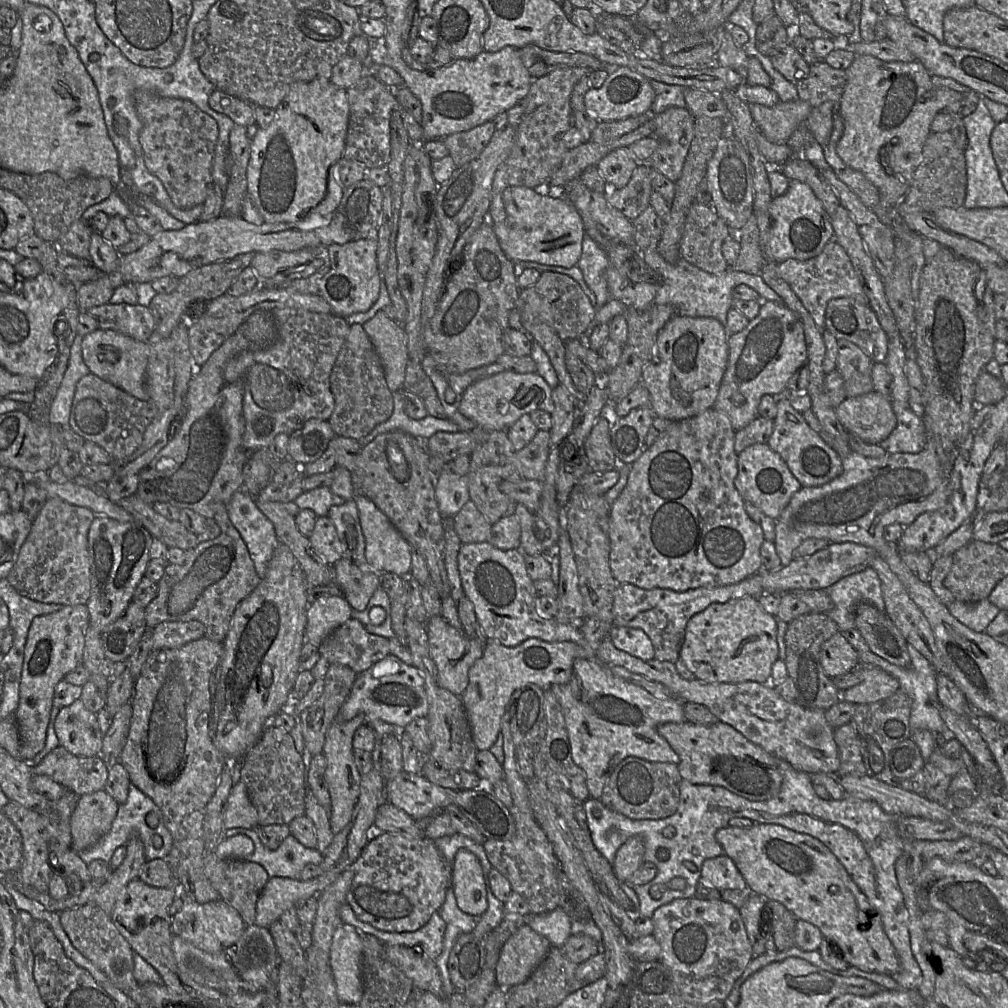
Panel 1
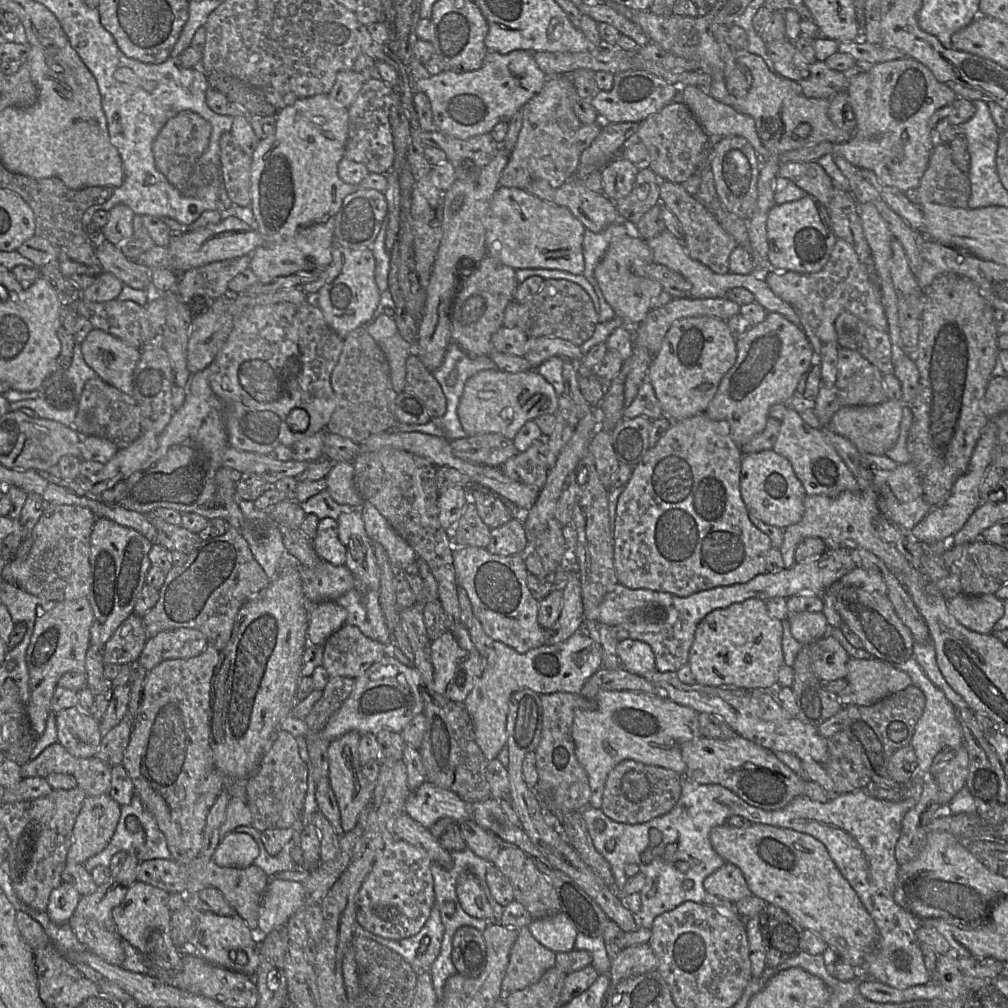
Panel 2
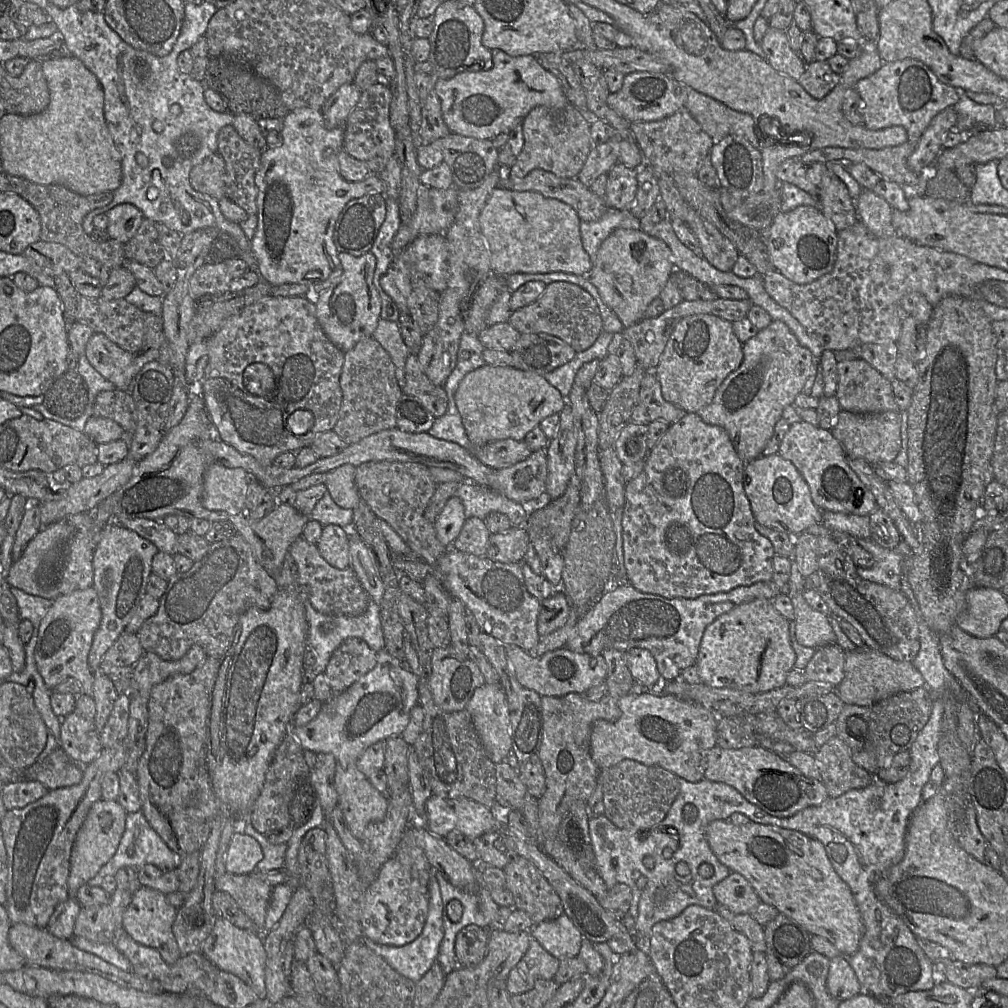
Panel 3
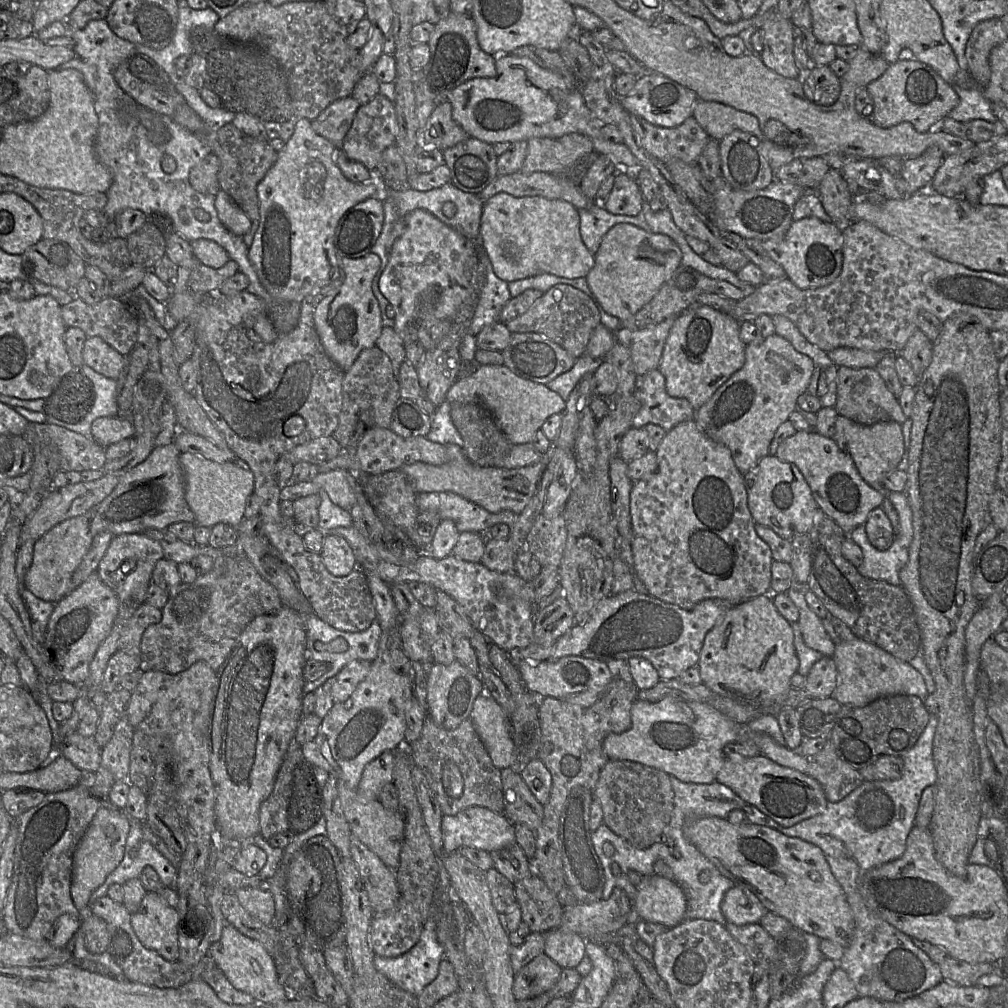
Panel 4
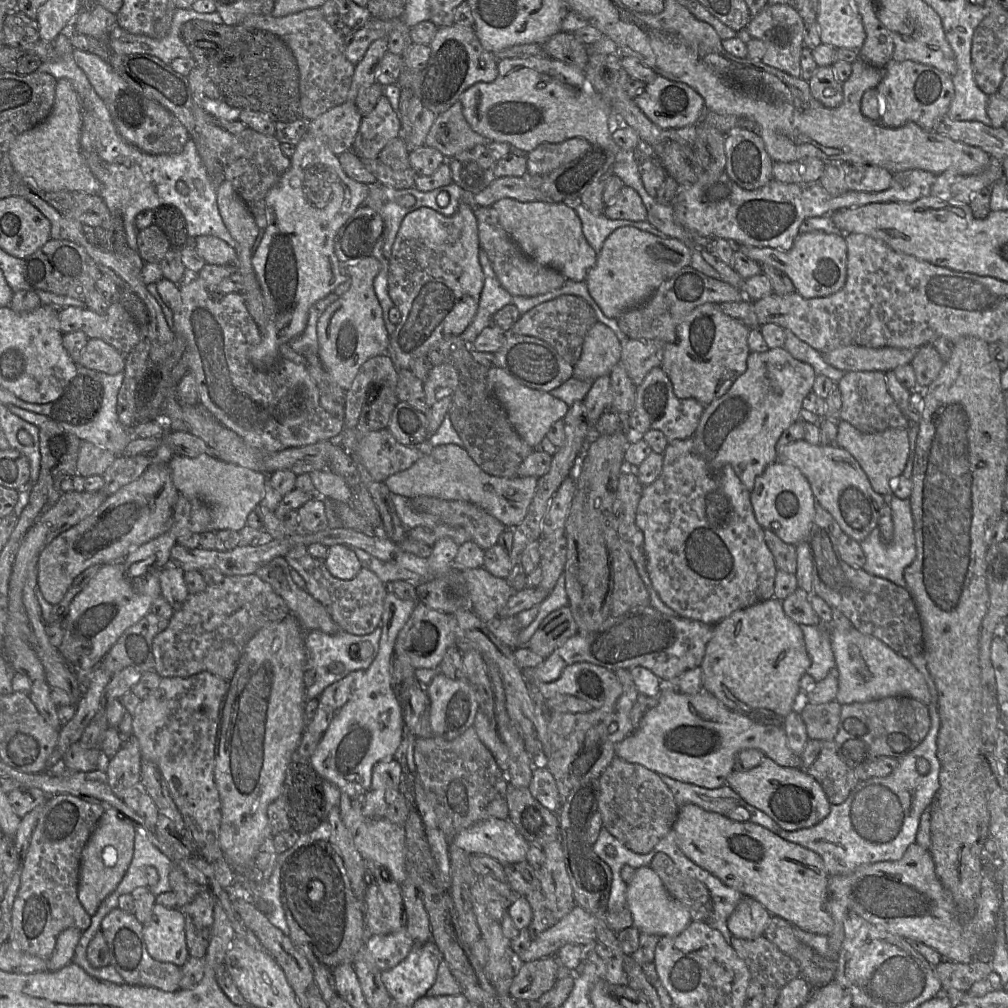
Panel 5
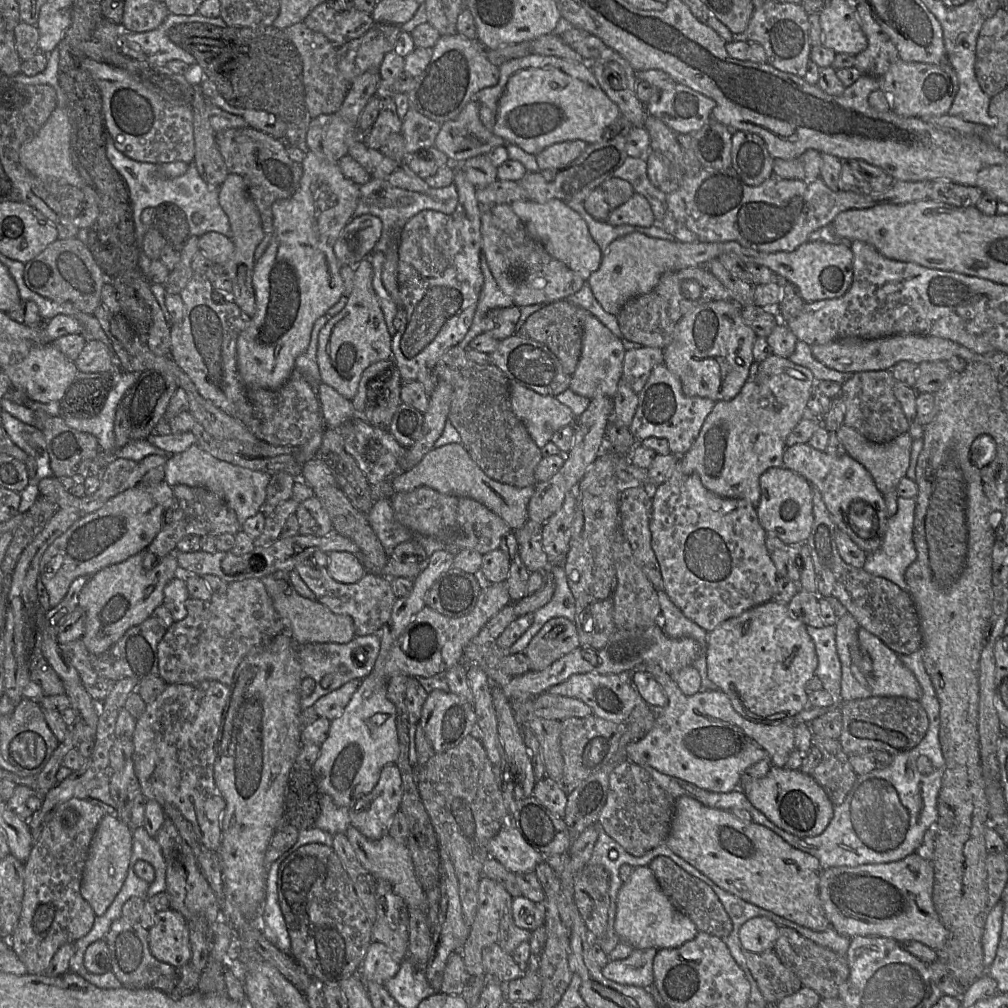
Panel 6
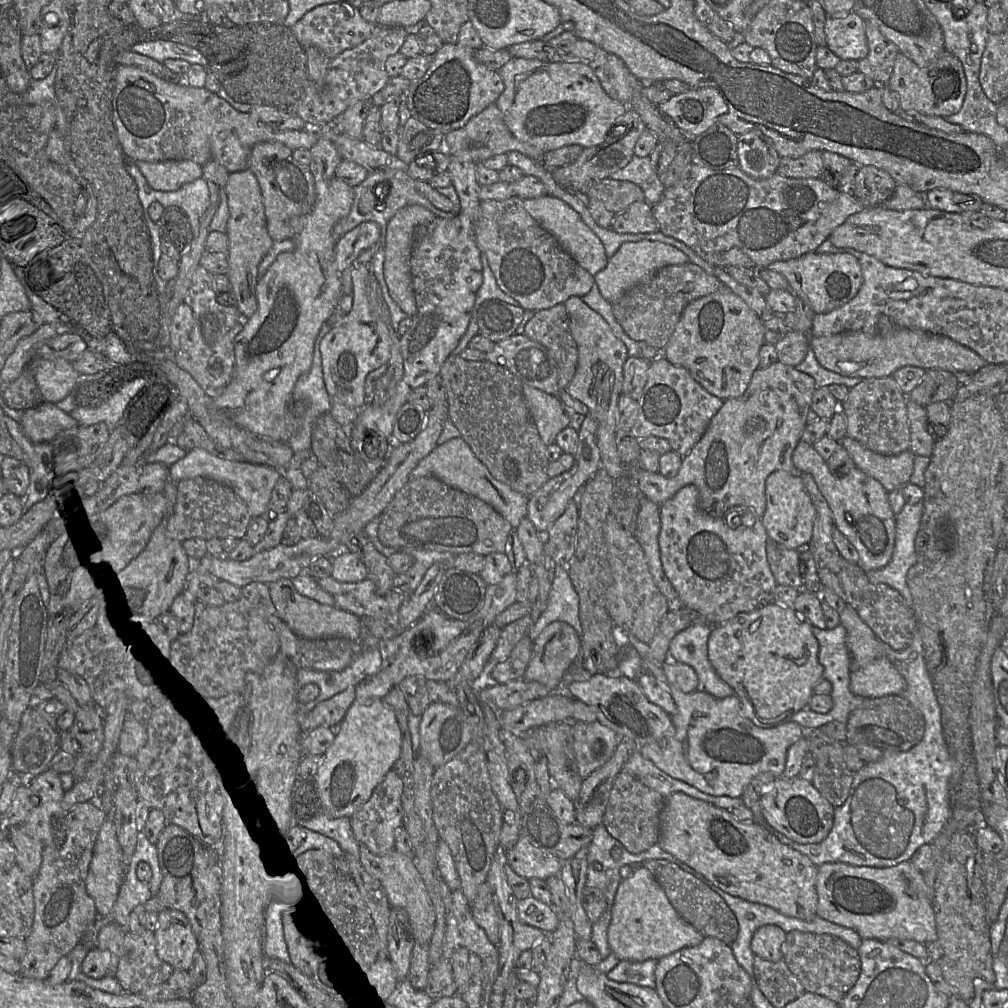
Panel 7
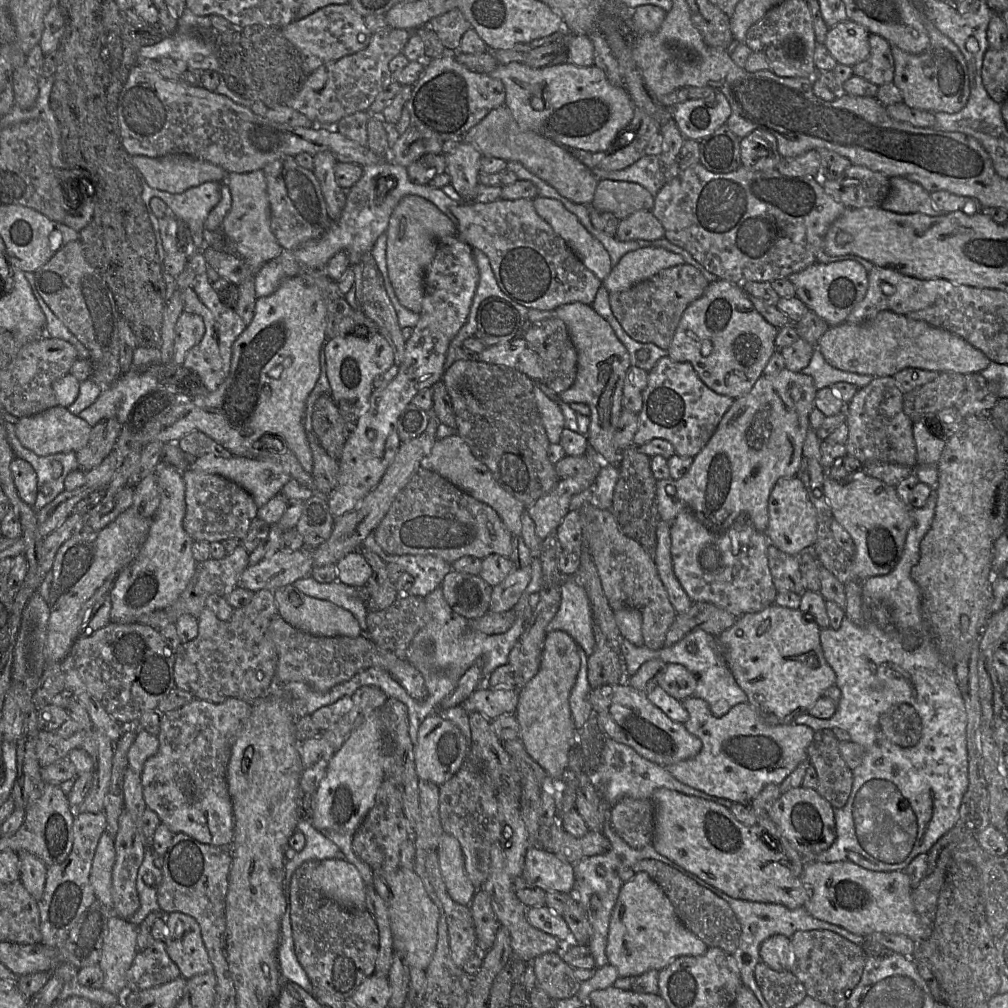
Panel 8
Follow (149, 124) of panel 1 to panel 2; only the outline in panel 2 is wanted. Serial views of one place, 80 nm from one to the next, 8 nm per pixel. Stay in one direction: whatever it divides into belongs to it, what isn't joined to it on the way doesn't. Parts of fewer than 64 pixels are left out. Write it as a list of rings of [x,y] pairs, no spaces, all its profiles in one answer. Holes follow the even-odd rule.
[[[182,110],[166,121],[153,142],[152,149],[157,170],[182,193],[190,188],[190,177],[197,160],[208,146],[211,130],[211,124],[199,114]]]

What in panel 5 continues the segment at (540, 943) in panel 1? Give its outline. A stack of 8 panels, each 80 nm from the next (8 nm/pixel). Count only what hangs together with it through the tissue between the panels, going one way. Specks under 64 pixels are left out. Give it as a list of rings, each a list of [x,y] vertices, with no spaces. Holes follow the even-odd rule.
[[[554,956],[522,963],[513,977],[509,996],[516,1000],[538,1000],[557,981],[558,961]]]

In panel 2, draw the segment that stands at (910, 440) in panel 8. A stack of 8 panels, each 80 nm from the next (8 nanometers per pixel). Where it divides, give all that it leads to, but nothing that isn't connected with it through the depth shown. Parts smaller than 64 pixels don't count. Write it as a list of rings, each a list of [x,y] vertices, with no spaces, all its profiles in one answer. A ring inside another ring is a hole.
[[[838,348],[837,381],[842,406],[867,406],[888,399],[882,372],[859,352]]]

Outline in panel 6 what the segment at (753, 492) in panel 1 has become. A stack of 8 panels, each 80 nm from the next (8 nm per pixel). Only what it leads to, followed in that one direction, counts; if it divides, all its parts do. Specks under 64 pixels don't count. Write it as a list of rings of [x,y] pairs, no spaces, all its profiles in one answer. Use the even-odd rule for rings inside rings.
[[[772,467],[759,480],[761,496],[756,511],[762,527],[788,545],[806,543],[814,521],[812,486],[800,474],[785,468]]]

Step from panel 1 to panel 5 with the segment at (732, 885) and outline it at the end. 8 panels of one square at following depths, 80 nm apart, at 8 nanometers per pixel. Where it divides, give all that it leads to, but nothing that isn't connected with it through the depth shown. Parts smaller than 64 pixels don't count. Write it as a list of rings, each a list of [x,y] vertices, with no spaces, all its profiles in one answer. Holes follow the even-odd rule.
[[[744,897],[727,920],[727,926],[737,938],[755,939],[765,933],[772,914],[759,902]]]

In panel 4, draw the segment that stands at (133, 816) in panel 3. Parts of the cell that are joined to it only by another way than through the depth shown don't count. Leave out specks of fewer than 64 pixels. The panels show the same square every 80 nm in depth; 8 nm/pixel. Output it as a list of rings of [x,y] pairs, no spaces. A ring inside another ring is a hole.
[[[130,820],[130,832],[125,845],[125,855],[118,867],[109,874],[105,883],[93,893],[93,898],[108,895],[112,884],[124,884],[140,877],[145,867],[152,867],[165,887],[174,887],[177,868],[152,844],[144,839],[142,822]]]

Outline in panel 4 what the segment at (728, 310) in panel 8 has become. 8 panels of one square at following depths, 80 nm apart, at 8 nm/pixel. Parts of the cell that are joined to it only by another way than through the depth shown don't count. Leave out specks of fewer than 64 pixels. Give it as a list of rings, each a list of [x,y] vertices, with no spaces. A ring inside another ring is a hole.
[[[695,304],[676,318],[658,368],[665,377],[666,390],[671,397],[688,400],[697,410],[743,367],[746,344],[740,339],[740,323],[703,304]]]

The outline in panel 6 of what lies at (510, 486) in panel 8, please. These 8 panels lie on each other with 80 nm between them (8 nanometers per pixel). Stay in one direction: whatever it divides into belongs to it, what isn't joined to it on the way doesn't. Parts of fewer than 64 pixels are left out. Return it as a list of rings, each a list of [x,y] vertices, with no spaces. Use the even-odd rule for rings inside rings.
[[[455,345],[437,361],[435,371],[439,379],[449,382],[454,389],[449,411],[449,420],[459,432],[462,445],[471,458],[489,477],[523,488],[535,486],[535,470],[543,458],[542,450],[534,442],[525,424],[515,415],[510,399],[510,380],[495,364],[479,364],[467,356],[467,349]]]

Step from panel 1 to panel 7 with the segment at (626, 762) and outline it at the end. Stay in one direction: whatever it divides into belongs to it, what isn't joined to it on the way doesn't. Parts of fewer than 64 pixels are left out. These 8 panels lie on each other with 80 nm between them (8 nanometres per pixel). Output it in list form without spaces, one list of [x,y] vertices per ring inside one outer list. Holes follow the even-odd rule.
[[[621,771],[614,782],[609,803],[603,817],[607,831],[632,854],[639,854],[657,844],[661,832],[661,813],[665,797],[643,784],[626,771]]]

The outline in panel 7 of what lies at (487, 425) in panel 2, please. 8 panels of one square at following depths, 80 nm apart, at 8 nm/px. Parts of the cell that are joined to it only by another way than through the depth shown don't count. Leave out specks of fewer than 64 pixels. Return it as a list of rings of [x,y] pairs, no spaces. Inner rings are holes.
[[[523,385],[523,395],[545,445],[556,442],[557,435],[570,426],[571,418],[558,395]]]

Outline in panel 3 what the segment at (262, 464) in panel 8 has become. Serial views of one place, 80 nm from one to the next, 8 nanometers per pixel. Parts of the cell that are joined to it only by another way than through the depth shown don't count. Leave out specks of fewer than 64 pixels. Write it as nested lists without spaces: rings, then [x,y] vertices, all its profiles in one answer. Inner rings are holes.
[[[211,462],[204,474],[204,491],[202,503],[208,510],[224,511],[237,515],[246,510],[245,493],[251,476],[242,468],[228,468]]]

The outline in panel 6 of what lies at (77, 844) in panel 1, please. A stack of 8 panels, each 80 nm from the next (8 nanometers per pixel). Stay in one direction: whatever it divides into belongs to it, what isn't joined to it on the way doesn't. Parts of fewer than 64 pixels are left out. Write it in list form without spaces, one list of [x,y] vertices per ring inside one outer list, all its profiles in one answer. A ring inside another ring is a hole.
[[[105,814],[91,840],[81,884],[81,895],[91,905],[96,916],[101,916],[105,913],[120,891],[127,876],[132,855],[132,844],[133,829],[114,814]]]

